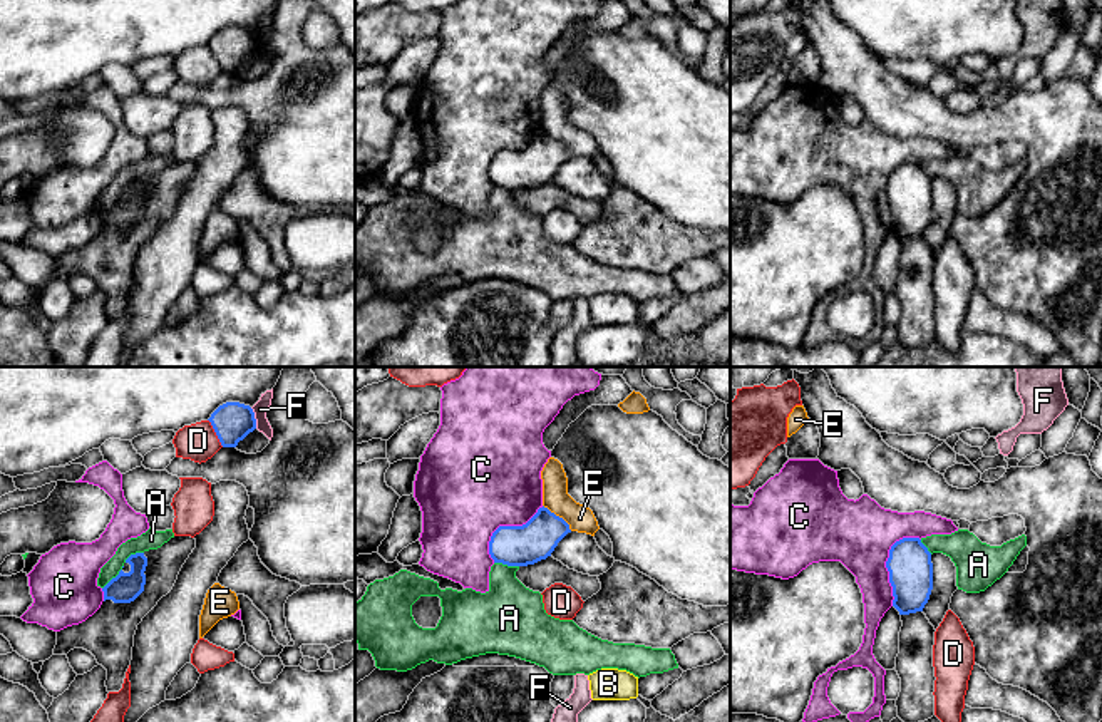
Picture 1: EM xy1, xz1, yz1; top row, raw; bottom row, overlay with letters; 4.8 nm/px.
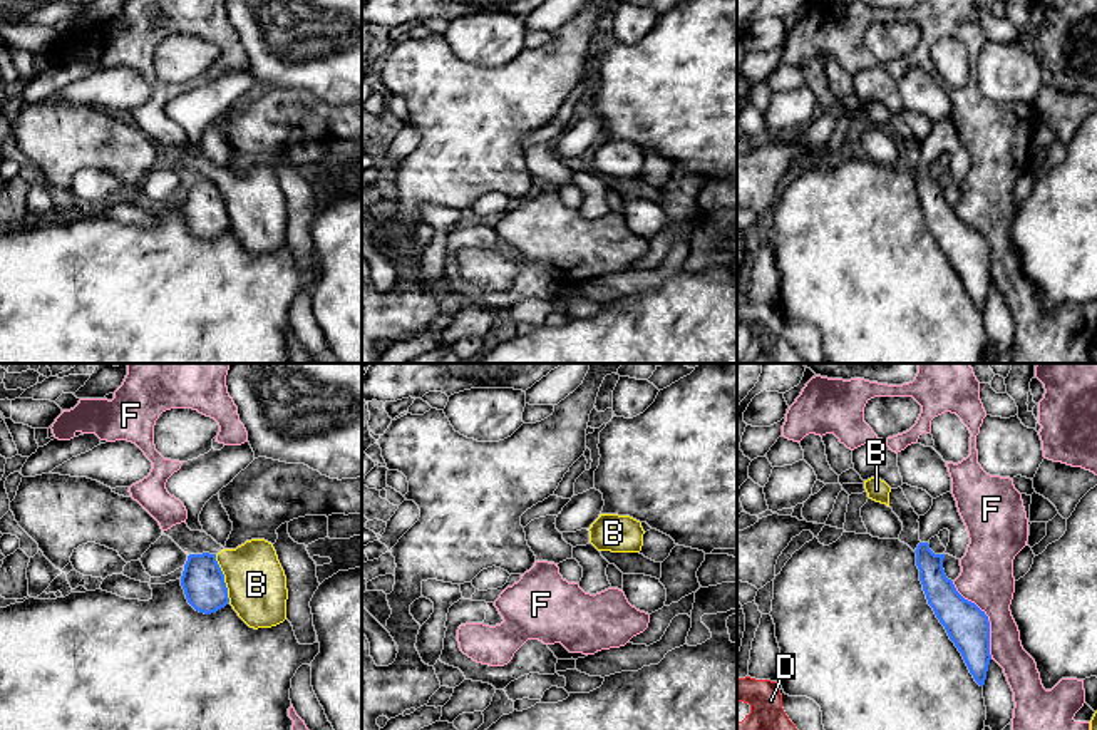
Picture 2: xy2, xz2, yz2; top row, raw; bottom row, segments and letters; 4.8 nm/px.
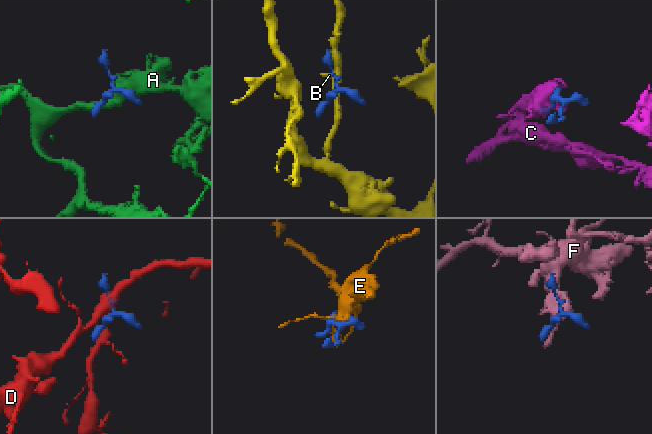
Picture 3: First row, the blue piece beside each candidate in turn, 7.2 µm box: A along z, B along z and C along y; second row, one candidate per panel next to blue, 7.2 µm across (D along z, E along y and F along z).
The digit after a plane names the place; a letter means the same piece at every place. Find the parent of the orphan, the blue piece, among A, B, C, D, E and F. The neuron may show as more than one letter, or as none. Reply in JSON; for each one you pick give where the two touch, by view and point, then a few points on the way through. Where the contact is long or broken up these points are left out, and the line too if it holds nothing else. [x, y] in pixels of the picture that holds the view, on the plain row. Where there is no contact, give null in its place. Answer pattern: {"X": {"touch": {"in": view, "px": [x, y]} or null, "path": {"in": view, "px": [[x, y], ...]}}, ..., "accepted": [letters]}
{"accepted": []}

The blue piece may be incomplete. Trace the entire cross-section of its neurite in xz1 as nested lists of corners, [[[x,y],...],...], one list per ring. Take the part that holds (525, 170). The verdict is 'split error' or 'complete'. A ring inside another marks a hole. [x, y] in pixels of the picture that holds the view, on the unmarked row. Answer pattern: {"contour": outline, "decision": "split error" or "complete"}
{"contour": [[[543,131],[523,151],[499,151],[491,161],[489,179],[507,191],[534,189],[551,181],[568,157],[569,149]]], "decision": "complete"}

